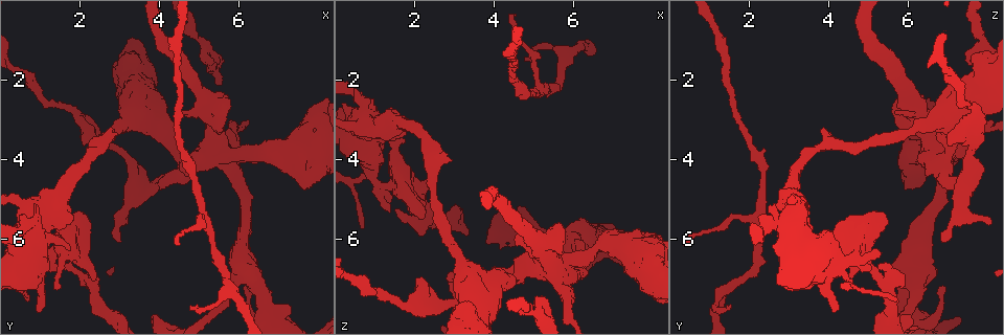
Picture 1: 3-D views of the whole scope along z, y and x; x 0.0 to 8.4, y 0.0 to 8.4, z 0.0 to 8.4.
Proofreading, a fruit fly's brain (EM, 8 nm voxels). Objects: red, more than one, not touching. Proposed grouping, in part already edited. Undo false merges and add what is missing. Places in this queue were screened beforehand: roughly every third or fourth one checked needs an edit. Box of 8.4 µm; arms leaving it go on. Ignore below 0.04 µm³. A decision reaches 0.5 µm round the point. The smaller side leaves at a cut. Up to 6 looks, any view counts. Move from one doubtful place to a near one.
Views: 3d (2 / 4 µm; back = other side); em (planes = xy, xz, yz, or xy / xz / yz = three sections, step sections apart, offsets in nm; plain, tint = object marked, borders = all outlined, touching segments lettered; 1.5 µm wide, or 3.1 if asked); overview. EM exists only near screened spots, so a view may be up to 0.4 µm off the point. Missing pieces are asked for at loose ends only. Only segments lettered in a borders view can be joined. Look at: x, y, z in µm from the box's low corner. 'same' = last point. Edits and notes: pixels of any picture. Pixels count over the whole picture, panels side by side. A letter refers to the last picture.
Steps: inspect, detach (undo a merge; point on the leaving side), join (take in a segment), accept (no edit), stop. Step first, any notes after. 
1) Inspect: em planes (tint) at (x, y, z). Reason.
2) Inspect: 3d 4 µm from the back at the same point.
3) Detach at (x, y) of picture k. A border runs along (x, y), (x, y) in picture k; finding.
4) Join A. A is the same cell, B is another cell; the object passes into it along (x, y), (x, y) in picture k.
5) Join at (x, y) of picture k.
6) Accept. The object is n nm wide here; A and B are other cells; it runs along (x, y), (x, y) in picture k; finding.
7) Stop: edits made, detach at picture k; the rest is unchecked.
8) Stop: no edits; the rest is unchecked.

Inspect: em planes (tint) at (0.70, 7.55, 5.75).

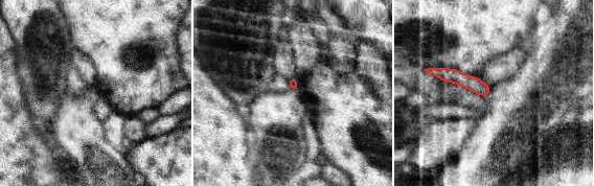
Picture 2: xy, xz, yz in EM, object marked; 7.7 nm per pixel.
Inspect: em planes (borders) at the same point. What lies round it.

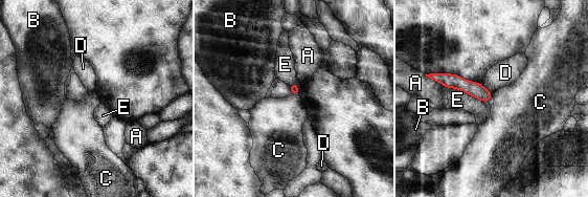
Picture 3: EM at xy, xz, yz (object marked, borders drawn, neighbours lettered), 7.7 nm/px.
Accept. A, B, C, D and E are other cells; a border runs along (493, 92), (488, 102) in picture 3; none of them fits.

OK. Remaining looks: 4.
Inspect: 3d 4 µm from the back at (2.90, 3.20, 3.90). Branch stops here.

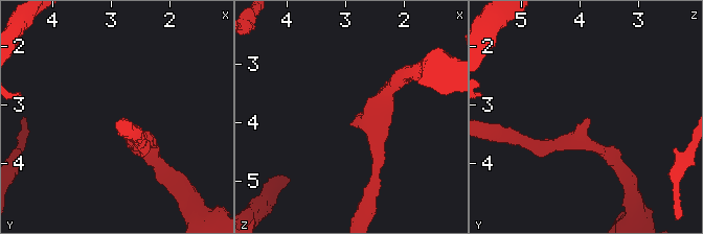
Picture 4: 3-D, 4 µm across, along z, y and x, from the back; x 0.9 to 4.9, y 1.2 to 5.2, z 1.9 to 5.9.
Inspect: em xz step 8 (borders) at (2.80, 3.20, 3.85).

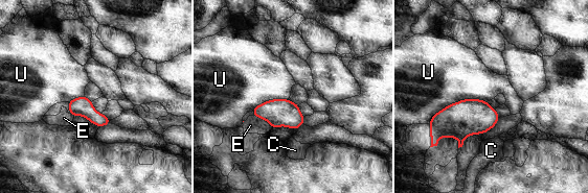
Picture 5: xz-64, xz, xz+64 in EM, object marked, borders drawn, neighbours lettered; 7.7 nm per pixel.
Inspect: em planes (borders) at the same point.

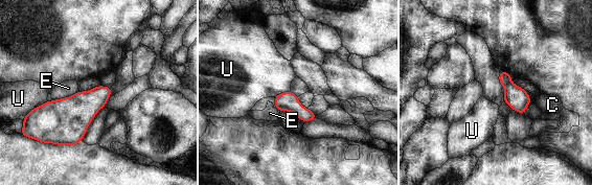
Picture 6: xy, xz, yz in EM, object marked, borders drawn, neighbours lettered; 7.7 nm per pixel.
Accept. C, E and U are other cells; a border runs along (78, 90), (71, 95), (55, 99) in picture 6; none of them fits.

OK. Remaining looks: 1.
Stop: no edits; the rest is unchecked.

